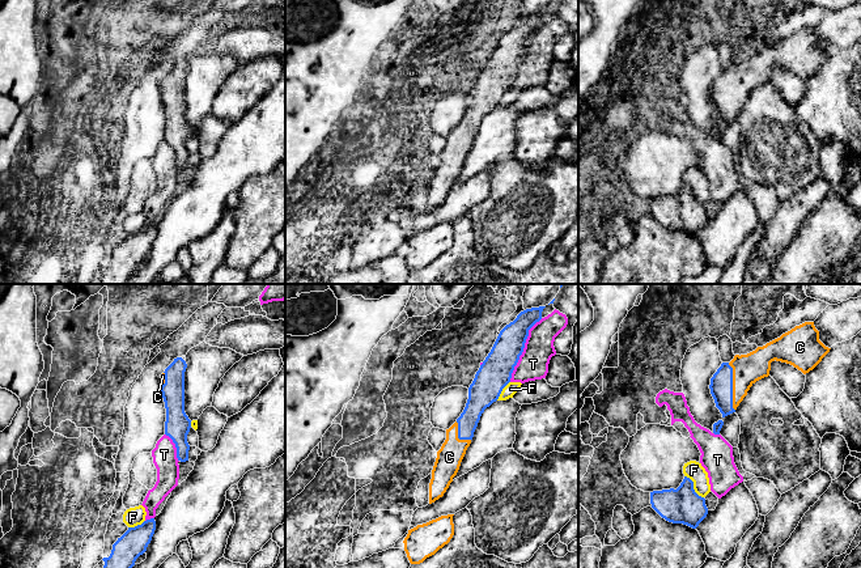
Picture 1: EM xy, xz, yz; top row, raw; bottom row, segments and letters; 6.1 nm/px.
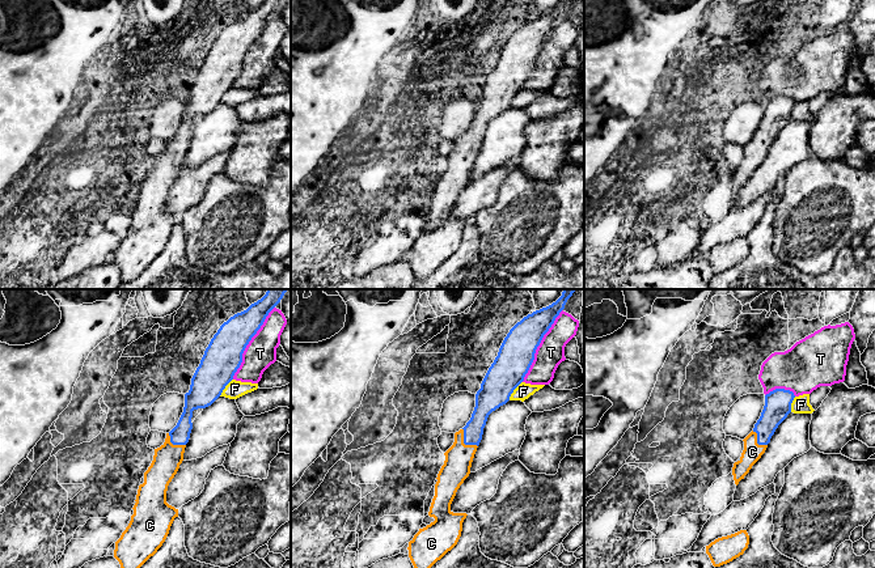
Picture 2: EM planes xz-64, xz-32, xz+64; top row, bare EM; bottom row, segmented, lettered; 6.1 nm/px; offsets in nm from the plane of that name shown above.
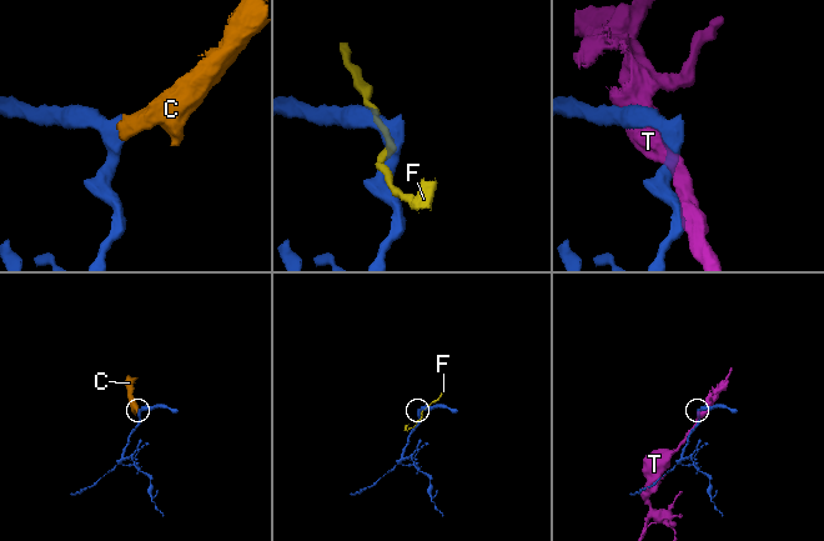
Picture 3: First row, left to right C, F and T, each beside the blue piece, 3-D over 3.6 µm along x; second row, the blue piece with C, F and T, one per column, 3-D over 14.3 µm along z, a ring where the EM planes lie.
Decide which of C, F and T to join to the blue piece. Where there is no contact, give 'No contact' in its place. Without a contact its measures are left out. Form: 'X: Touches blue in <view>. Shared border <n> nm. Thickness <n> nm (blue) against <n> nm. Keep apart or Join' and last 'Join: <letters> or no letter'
C: Touches blue in yz. Shared border 300 nm. Thickness 140 nm (blue) against 180 nm. Join
F: Touches blue in yz. Shared border 180 nm. Thickness 220 nm (blue) against 120 nm. Keep apart
T: Touches blue in xz. Shared border 440 nm. Thickness 200 nm (blue) against 190 nm. Keep apart
Join: C

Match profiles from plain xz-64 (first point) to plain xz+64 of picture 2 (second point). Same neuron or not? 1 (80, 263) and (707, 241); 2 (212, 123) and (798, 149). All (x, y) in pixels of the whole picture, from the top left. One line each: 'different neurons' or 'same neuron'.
1: different neurons
2: same neuron

